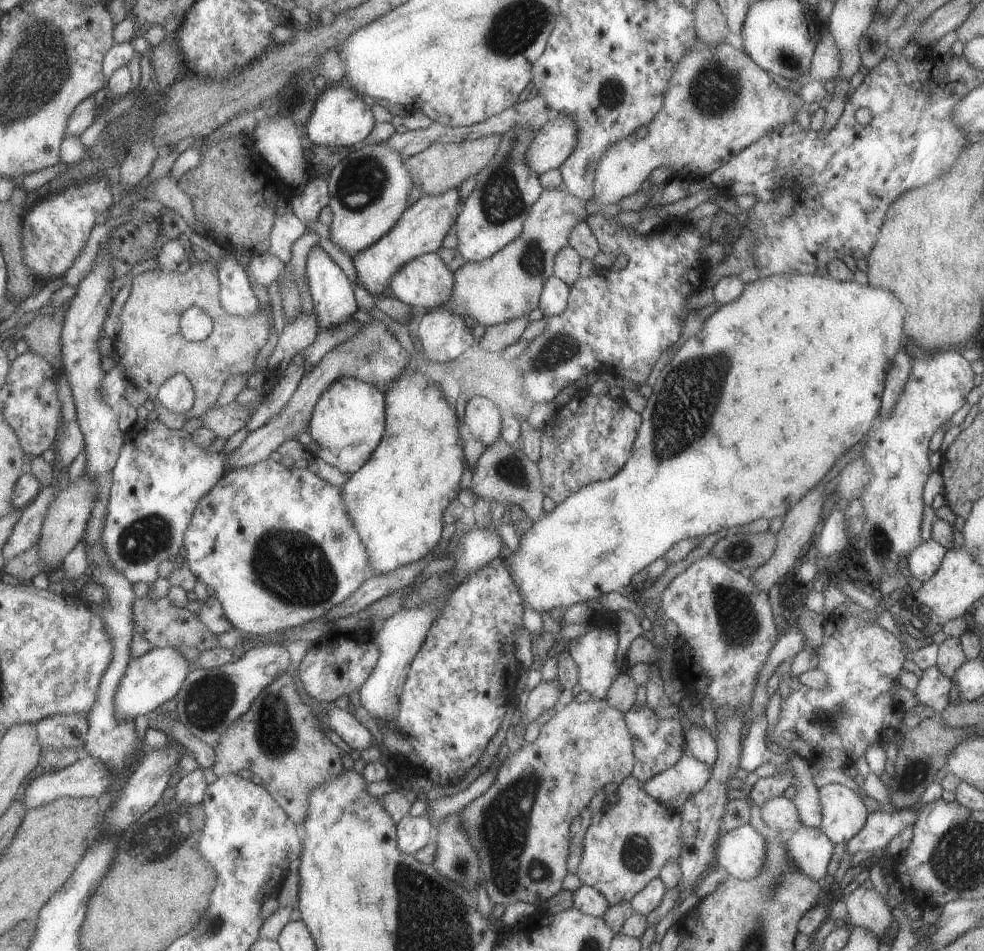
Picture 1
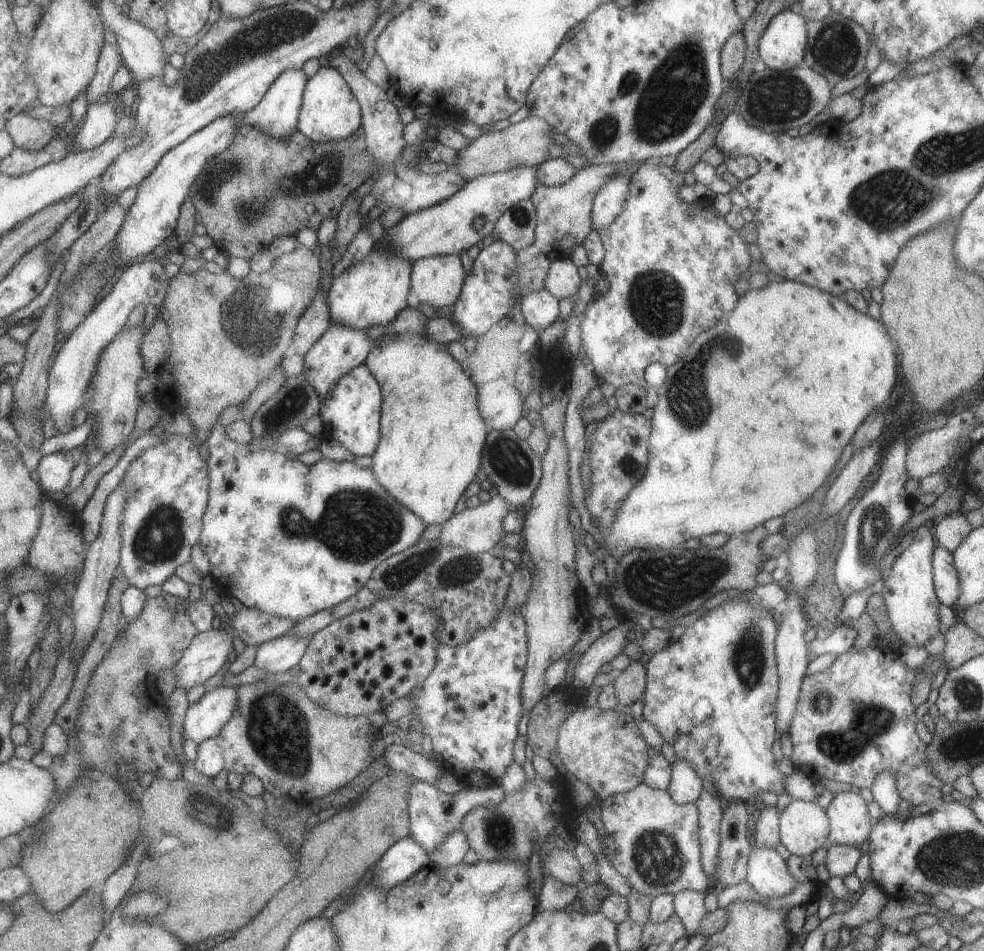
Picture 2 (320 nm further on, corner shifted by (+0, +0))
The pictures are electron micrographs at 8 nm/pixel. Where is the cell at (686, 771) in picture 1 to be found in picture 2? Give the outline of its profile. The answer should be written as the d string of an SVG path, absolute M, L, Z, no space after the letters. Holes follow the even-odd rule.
M678 759L671 765L670 781L667 792L678 805L694 803L700 795L701 779L685 762Z

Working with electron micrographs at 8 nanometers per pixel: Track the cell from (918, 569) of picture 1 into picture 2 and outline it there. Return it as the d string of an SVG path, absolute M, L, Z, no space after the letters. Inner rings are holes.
M941 545L932 552L932 581L937 600L945 606L955 606L960 594L957 571L952 553Z

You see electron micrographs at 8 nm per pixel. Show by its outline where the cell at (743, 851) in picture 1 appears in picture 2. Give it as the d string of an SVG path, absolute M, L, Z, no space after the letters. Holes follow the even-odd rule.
M753 846L748 854L746 878L750 886L764 898L779 898L793 890L796 880L775 849Z

